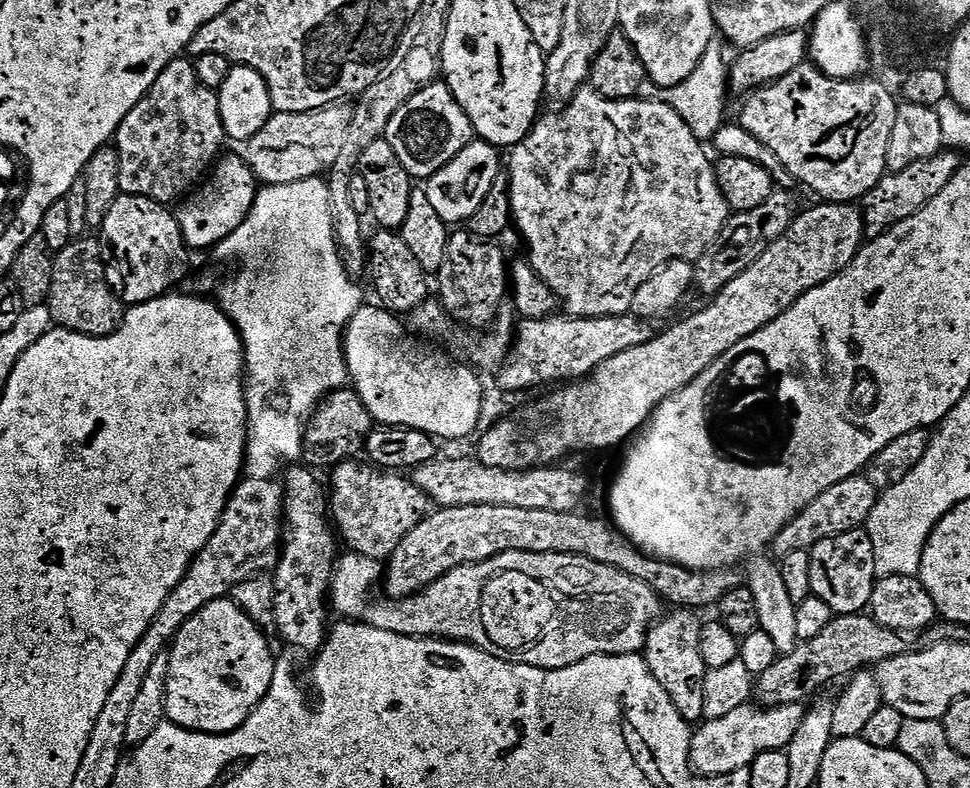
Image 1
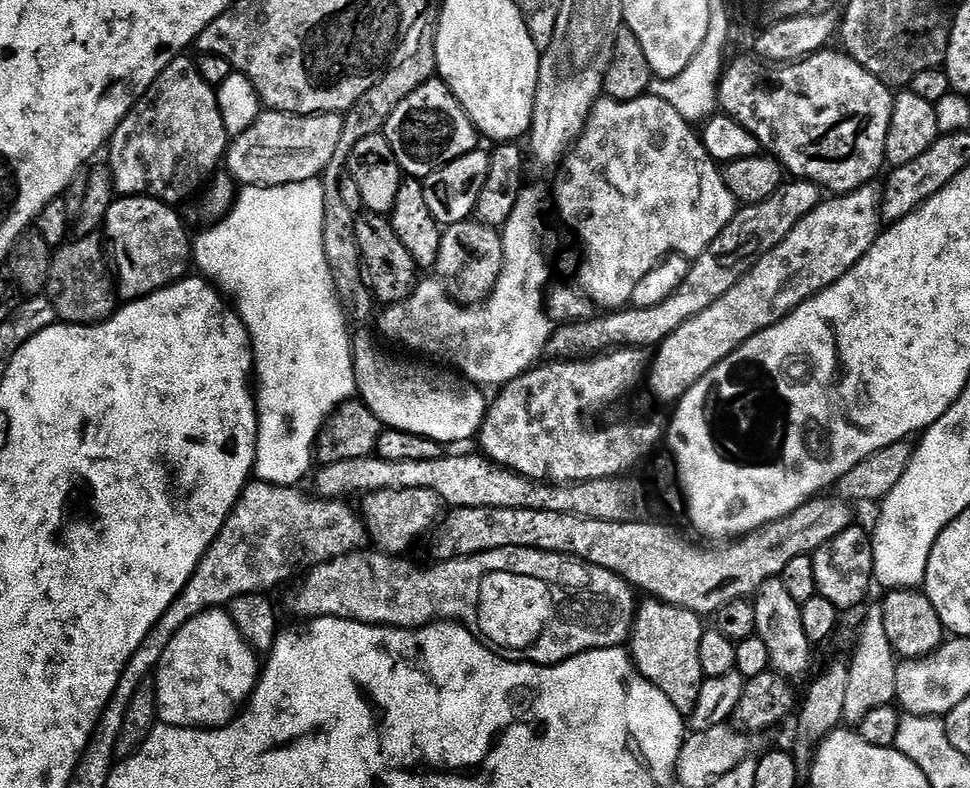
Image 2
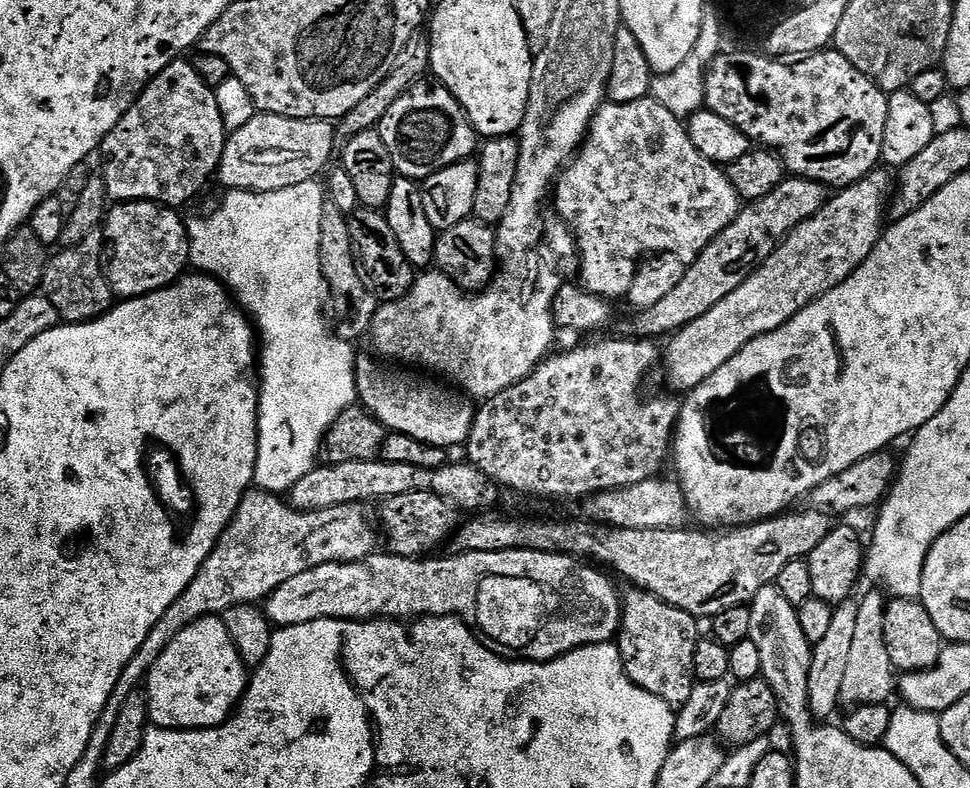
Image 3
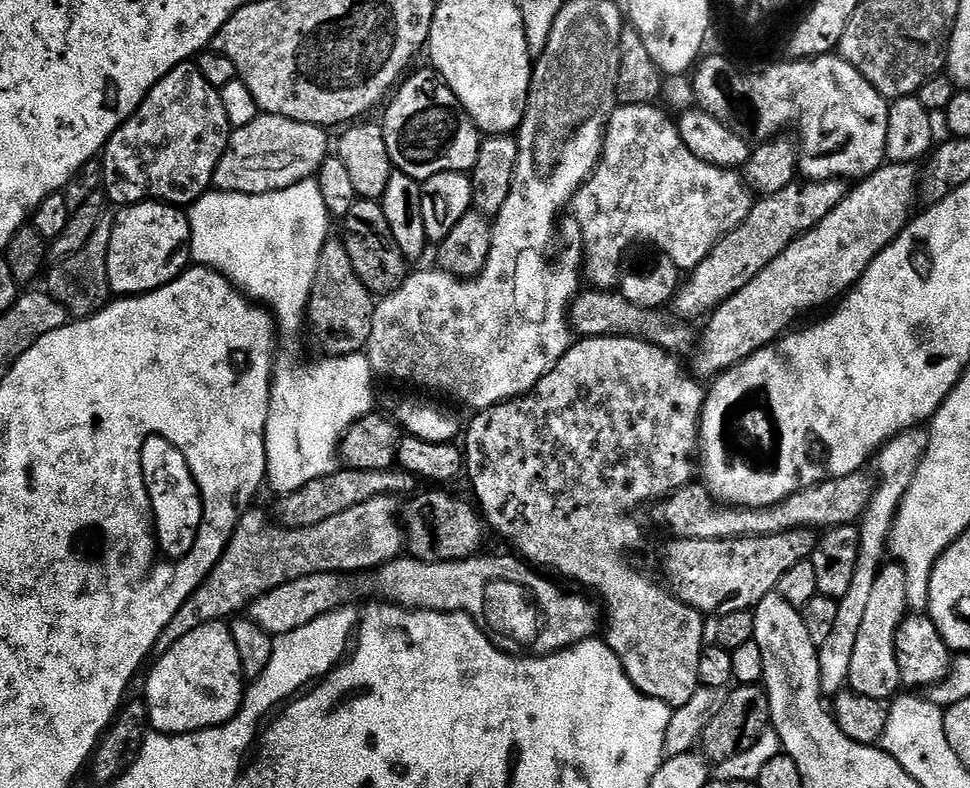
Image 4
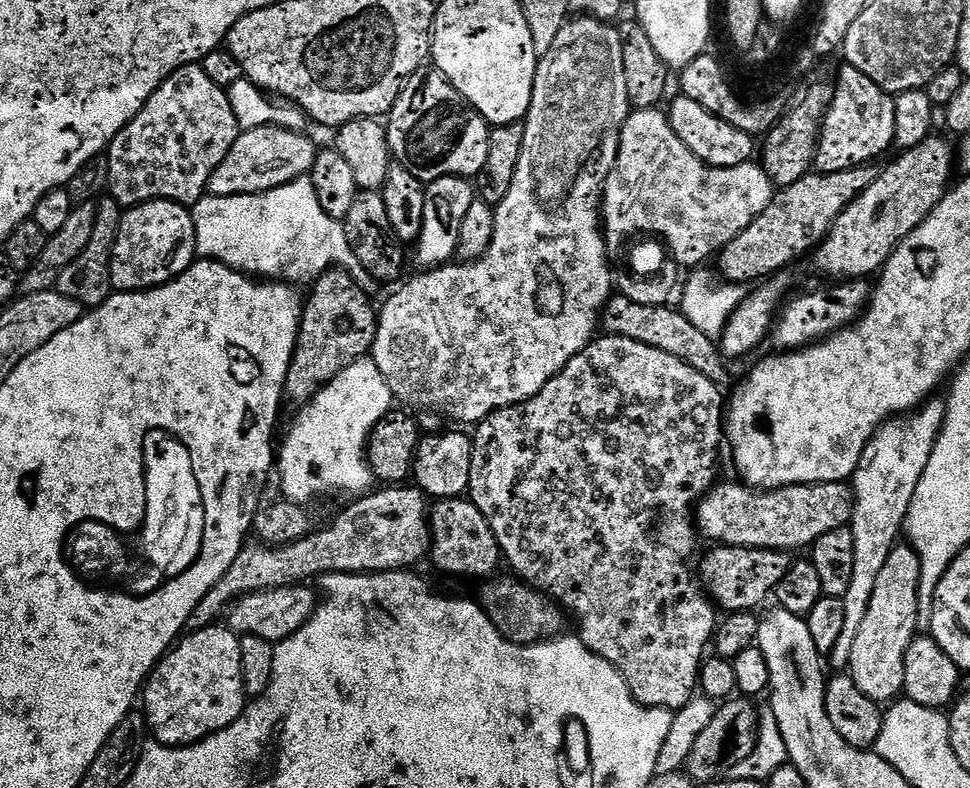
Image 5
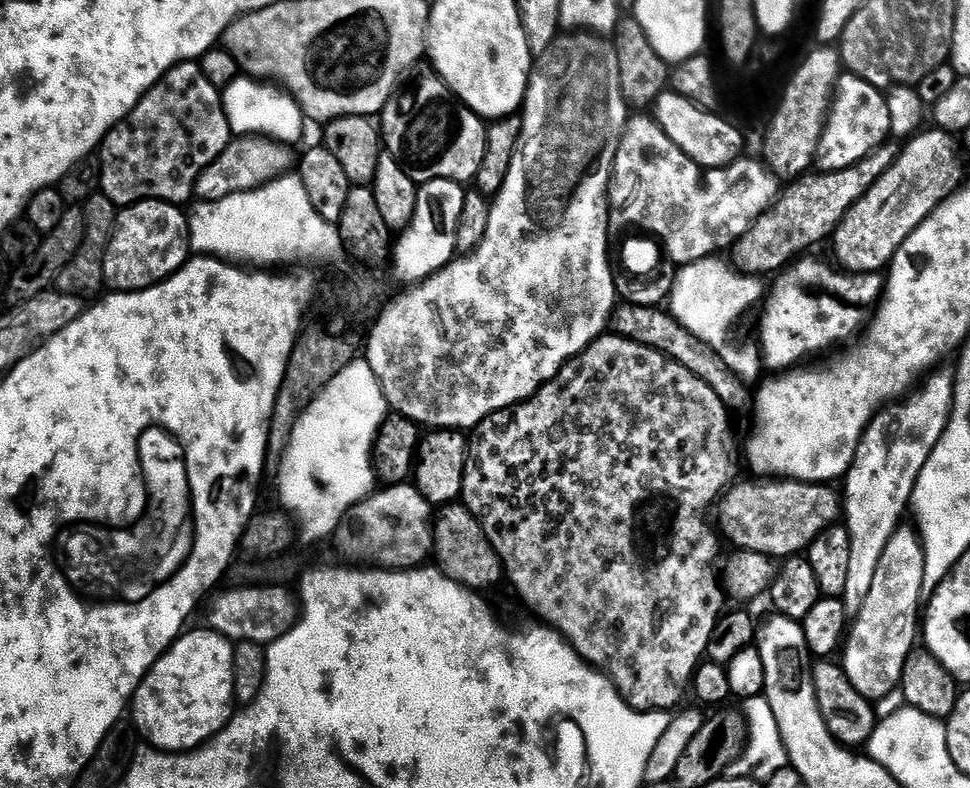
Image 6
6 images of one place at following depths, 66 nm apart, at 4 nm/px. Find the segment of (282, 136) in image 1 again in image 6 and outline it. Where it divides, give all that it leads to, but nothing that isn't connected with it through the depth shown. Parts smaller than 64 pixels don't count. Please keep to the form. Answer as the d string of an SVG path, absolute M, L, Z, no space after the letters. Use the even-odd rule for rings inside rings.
M242 136L233 139L232 143L226 146L223 154L218 158L214 158L214 162L210 162L210 166L206 166L206 170L202 170L202 174L196 183L195 199L200 202L221 200L234 195L235 192L249 192L255 188L260 188L263 184L269 184L271 180L277 180L280 176L289 175L294 168L292 152L293 149L289 145L279 144L276 140L269 140L260 136Z

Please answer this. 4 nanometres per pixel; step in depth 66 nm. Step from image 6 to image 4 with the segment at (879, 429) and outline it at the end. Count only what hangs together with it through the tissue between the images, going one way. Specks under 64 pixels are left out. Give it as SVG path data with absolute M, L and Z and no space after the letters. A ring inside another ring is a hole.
M927 431L899 432L892 439L887 440L884 447L879 449L874 457L877 473L875 472L872 497L858 521L860 554L854 582L850 584L850 590L838 602L838 618L834 622L833 632L827 636L826 642L818 646L818 666L820 667L818 687L821 688L819 691L825 697L835 698L849 687L848 675L850 674L850 662L854 658L854 645L858 642L858 630L862 630L862 618L866 614L866 605L870 602L874 582L886 560L884 552L886 556L886 549L892 538L894 518L902 506L902 498L906 498L906 490L910 490L910 482L914 482L914 474L918 474L918 466L926 454L927 445Z

